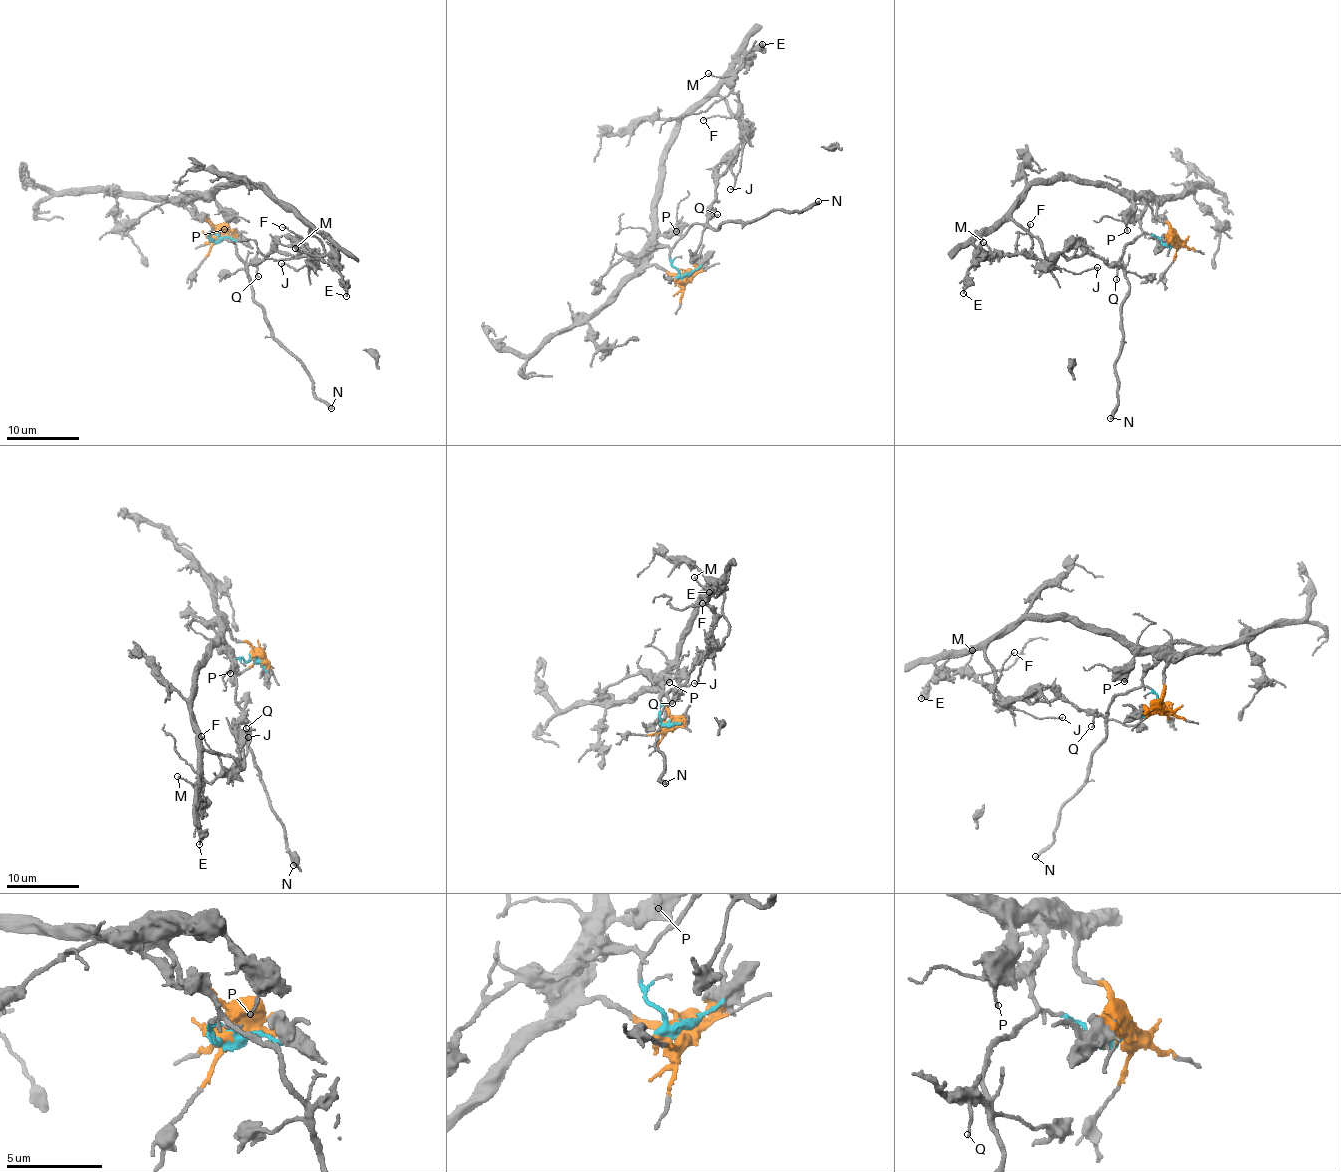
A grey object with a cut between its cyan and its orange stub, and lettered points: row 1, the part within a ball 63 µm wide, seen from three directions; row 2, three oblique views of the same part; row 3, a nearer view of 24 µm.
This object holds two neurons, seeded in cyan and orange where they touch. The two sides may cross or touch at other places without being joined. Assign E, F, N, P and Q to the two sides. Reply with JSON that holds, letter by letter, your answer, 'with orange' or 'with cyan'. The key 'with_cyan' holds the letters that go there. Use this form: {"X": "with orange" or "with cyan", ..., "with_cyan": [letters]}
{"E": "with cyan", "F": "with cyan", "N": "with cyan", "P": "with orange", "Q": "with cyan", "with_cyan": ["E", "F", "N", "Q"]}

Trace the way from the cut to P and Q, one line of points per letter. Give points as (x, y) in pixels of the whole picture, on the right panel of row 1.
P: (1173, 241), (1170, 226), (1157, 215), (1155, 204), (1143, 196), (1132, 201), (1133, 212), (1126, 224), (1127, 231)
Q: (1173, 241), (1163, 242), (1146, 233), (1136, 236), (1123, 254), (1123, 264), (1117, 270), (1115, 280)

